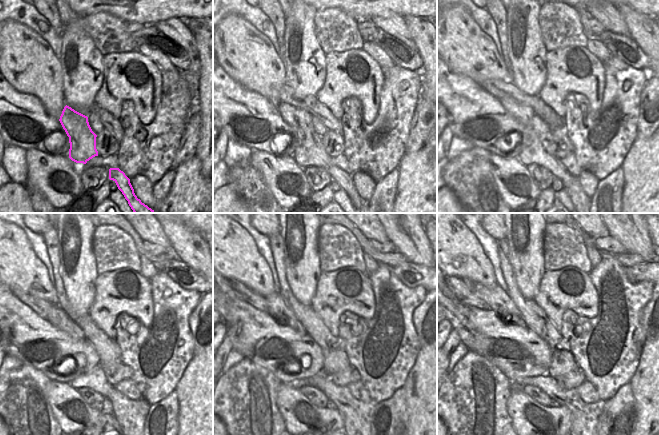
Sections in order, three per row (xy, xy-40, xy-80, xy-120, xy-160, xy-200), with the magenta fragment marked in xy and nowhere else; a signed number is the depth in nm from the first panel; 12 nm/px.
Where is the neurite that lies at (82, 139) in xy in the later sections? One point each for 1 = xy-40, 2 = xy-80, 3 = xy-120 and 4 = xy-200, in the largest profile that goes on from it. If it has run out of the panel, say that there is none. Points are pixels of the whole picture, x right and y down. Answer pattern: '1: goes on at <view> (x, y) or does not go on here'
1: goes on at xy-40 (308, 151)
2: goes on at xy-80 (523, 107)
3: goes on at xy-120 (53, 313)
4: goes on at xy-200 (468, 292)

